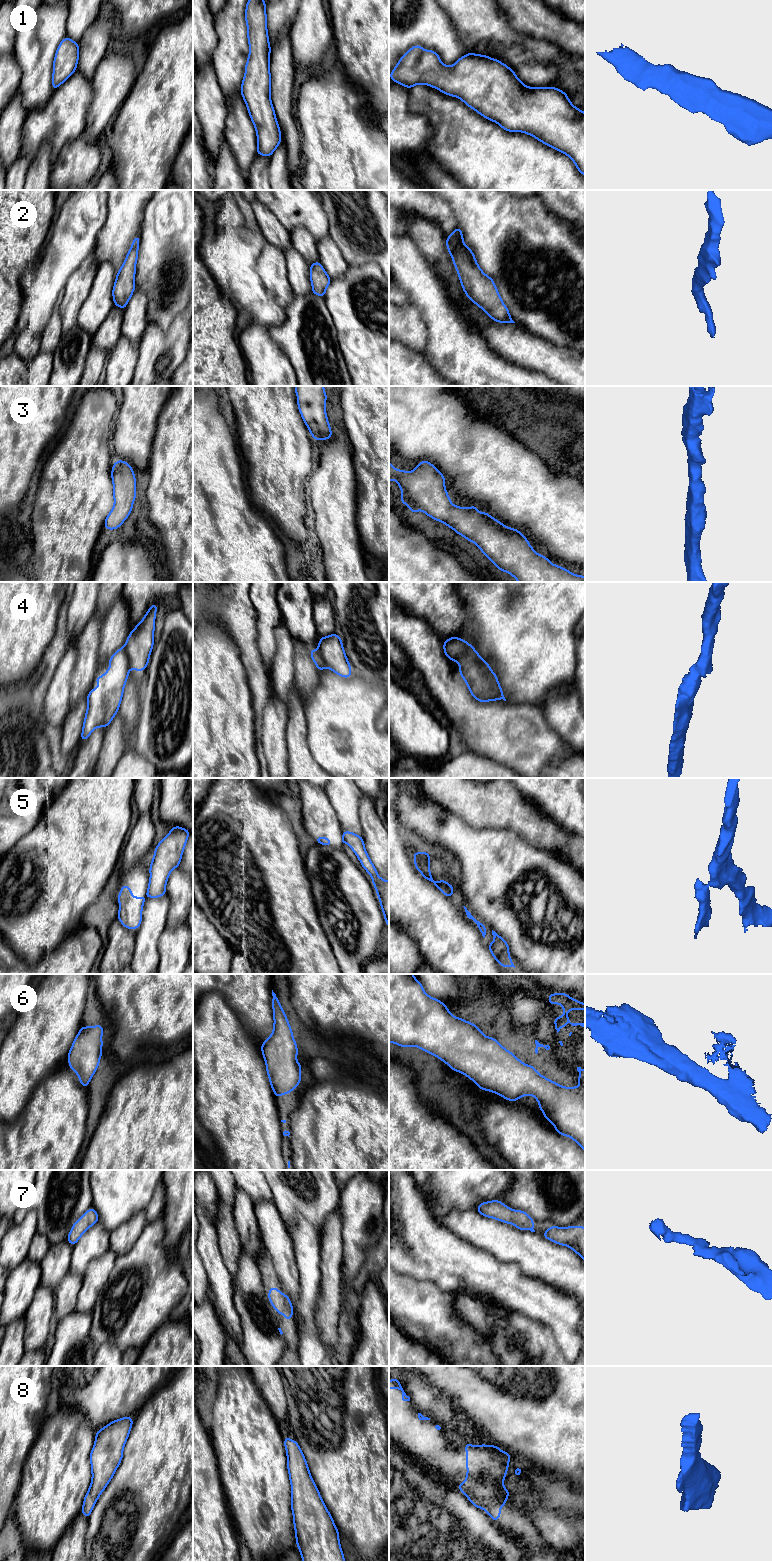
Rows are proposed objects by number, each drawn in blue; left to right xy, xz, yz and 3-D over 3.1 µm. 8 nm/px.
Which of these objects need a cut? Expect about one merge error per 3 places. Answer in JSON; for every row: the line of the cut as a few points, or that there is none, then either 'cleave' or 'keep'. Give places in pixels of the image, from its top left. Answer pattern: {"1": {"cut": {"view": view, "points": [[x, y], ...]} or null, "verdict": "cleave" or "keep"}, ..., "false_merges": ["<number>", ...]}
{"1": {"cut": null, "verdict": "keep"}, "2": {"cut": null, "verdict": "keep"}, "3": {"cut": null, "verdict": "keep"}, "4": {"cut": {"view": "xy", "points": [[123, 647], [127, 655], [129, 668]]}, "verdict": "cleave"}, "5": {"cut": {"view": "xz", "points": [[342, 837], [344, 841]]}, "verdict": "cleave"}, "6": {"cut": null, "verdict": "keep"}, "7": {"cut": null, "verdict": "keep"}, "8": {"cut": null, "verdict": "keep"}, "false_merges": ["4", "5"]}

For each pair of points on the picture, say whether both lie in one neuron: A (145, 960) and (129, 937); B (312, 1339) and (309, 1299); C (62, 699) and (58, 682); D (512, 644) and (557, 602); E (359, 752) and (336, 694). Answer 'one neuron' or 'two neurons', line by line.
A: two neurons
B: one neuron
C: one neuron
D: one neuron
E: one neuron

